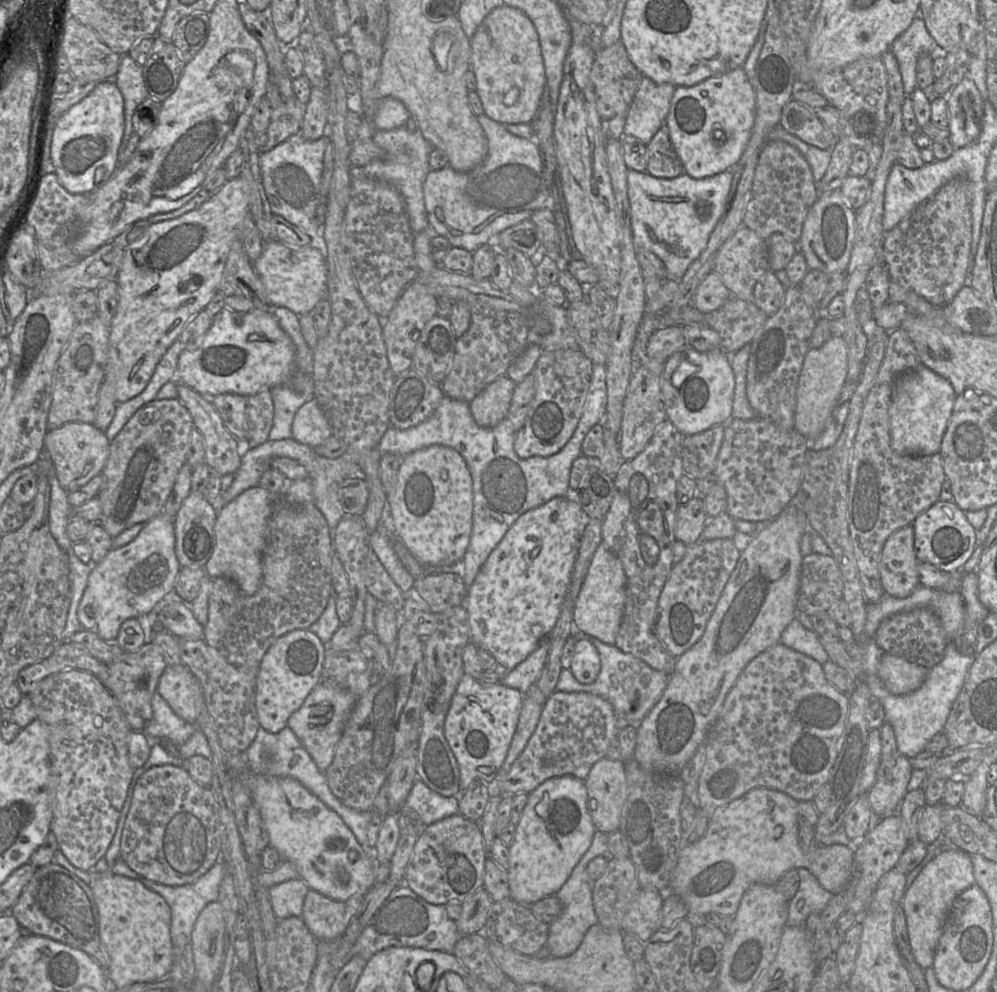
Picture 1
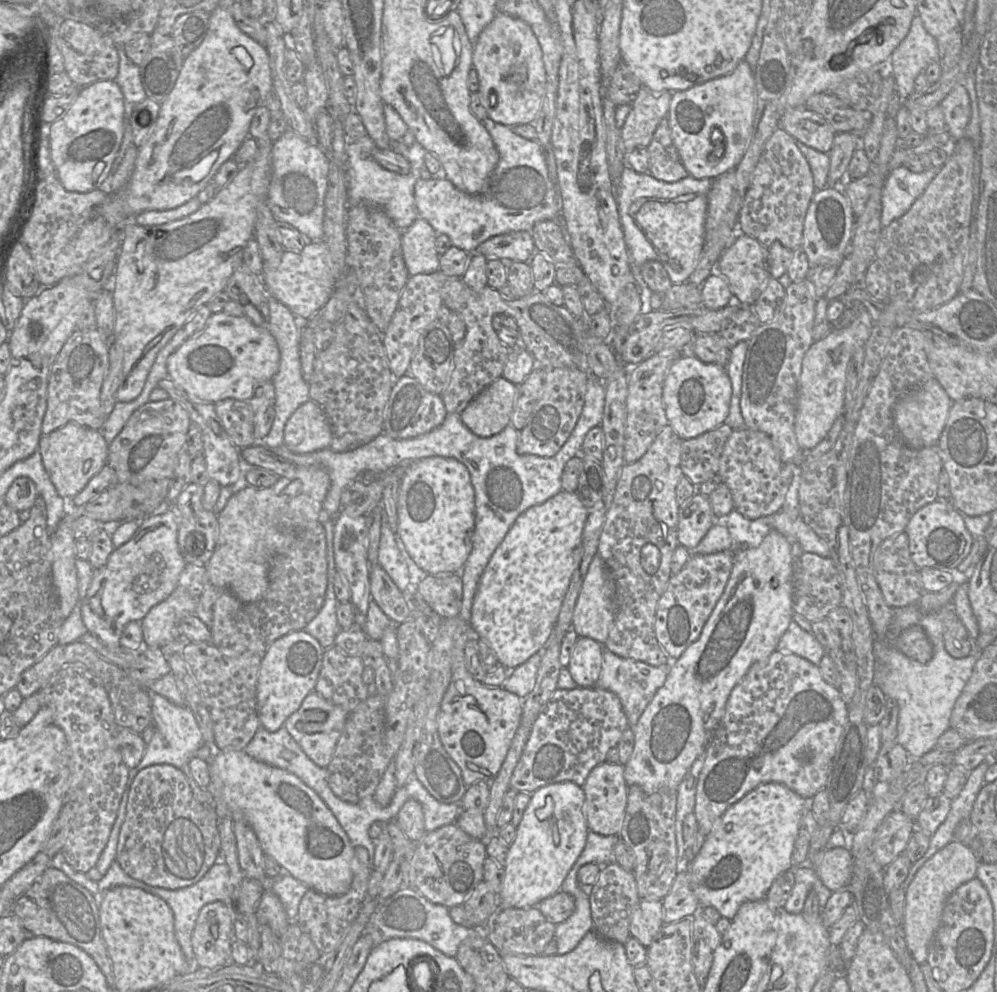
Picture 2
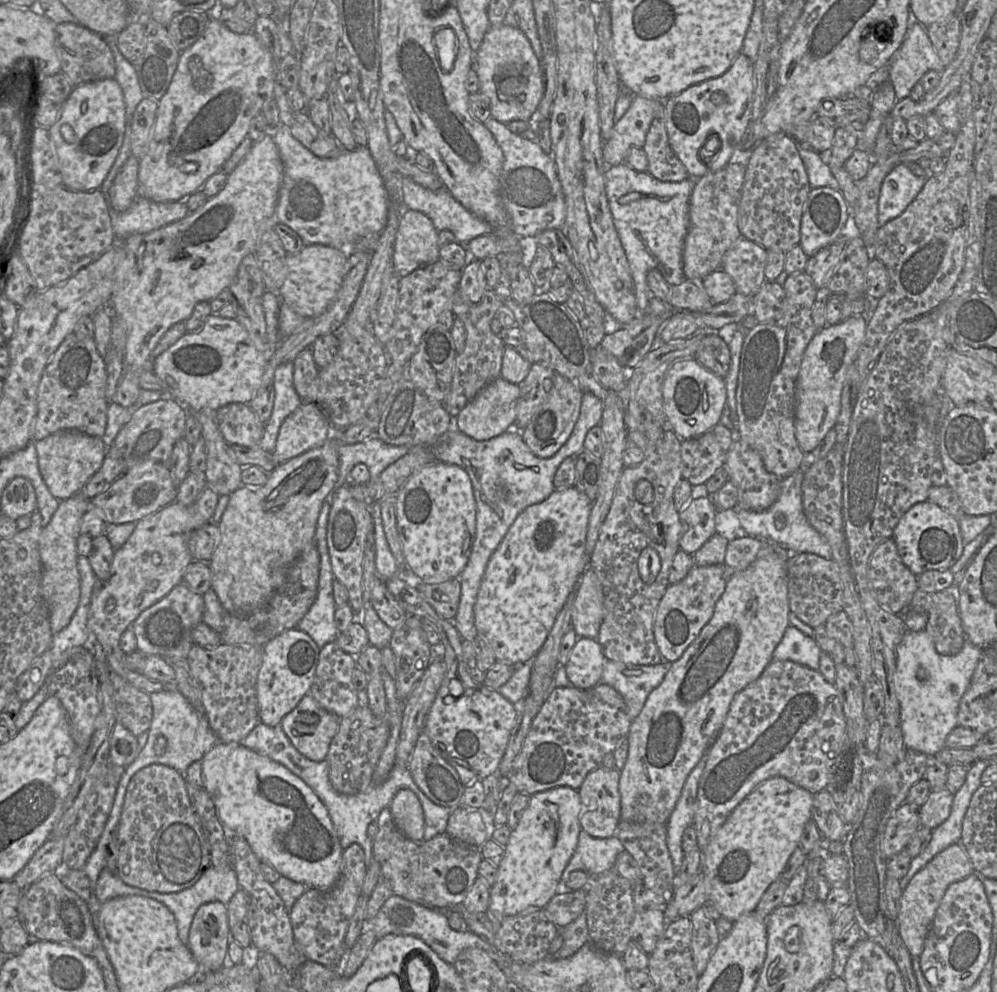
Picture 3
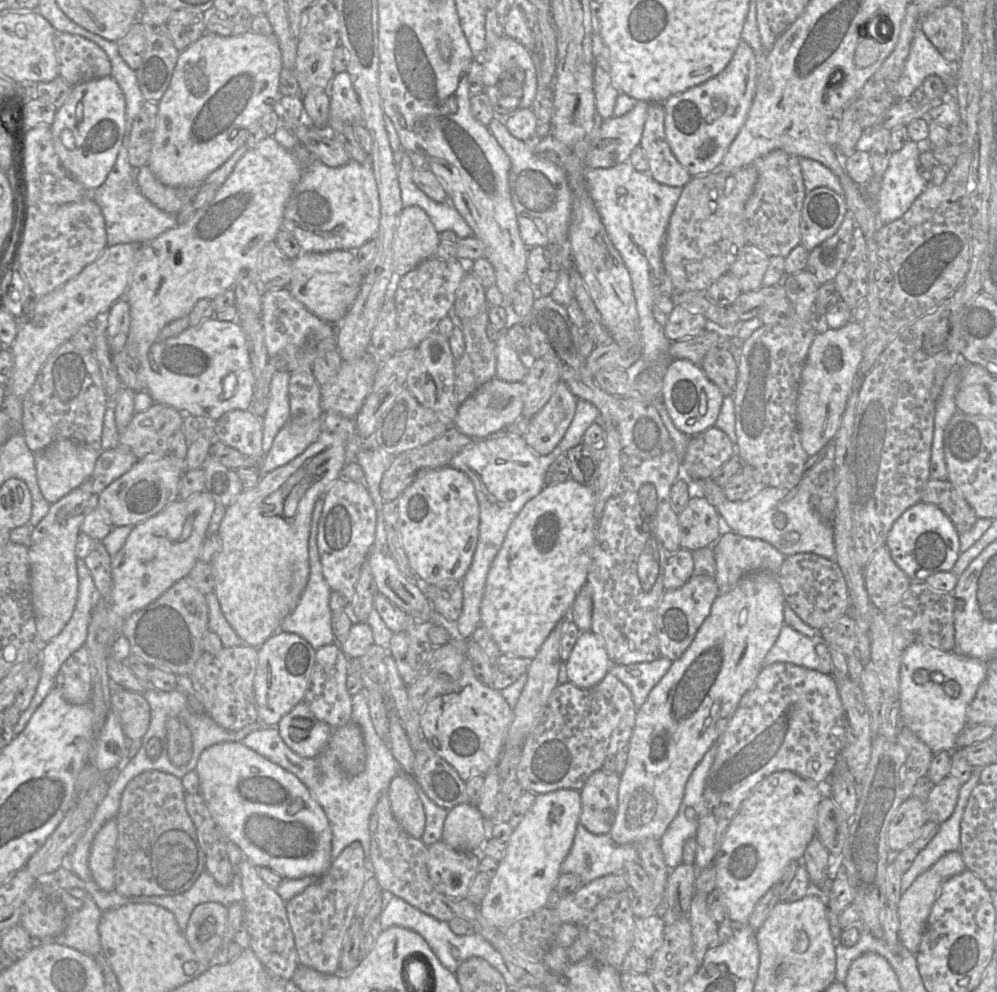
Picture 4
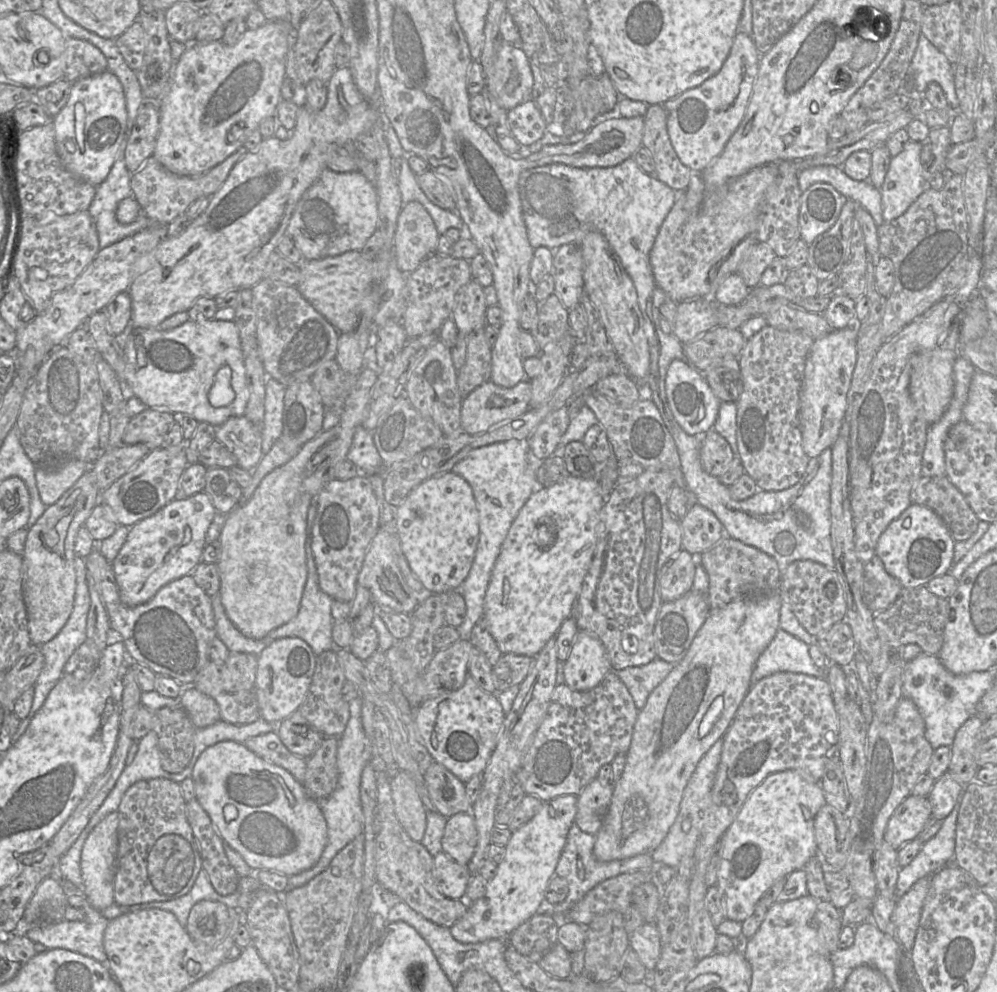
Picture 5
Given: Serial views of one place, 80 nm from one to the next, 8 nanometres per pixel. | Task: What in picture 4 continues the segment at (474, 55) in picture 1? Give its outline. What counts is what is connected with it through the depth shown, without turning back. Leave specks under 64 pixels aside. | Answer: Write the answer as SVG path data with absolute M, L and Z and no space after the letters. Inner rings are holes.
M503 35L494 45L486 46L479 59L483 66L482 92L489 97L495 117L505 119L520 109L532 107L537 92L537 73L528 49Z

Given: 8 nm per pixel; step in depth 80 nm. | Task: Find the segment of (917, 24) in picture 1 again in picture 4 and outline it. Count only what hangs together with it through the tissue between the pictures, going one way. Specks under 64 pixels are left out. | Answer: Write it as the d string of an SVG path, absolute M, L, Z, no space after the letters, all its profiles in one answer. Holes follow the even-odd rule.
M918 27L903 72L895 85L895 95L897 99L909 99L927 77L936 75L946 85L947 96L954 96L957 69L958 63L947 61Z

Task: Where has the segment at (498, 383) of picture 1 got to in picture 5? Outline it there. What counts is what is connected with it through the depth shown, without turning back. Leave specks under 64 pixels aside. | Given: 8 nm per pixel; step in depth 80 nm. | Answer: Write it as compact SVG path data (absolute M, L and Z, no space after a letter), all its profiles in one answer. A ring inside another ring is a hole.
M524 379L511 388L496 385L491 380L484 382L463 398L461 407L461 429L468 434L481 434L493 426L524 414L530 408L532 396L531 379Z

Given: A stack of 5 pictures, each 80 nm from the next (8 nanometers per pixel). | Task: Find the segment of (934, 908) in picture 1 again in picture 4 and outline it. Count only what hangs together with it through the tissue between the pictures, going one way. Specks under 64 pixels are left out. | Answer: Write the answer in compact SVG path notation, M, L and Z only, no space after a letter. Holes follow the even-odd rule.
M959 851L948 852L928 870L919 875L905 892L901 893L899 903L897 904L900 923L898 935L900 943L910 953L916 955L919 950L931 908L940 893L942 884L948 878L960 874L965 870L966 866L961 853Z

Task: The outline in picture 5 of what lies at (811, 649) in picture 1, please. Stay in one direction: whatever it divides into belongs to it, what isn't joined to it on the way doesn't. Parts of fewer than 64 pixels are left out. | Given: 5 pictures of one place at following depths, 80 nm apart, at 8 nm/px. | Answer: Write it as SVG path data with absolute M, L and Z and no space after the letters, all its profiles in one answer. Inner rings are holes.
M779 628L754 666L751 685L778 672L803 673L817 678L827 678L827 670L828 667L820 668L814 664L808 644Z

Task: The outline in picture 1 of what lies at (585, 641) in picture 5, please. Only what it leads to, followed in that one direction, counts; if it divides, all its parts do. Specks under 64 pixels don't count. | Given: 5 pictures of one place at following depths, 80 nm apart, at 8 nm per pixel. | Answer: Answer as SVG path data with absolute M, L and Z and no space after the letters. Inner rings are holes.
M577 638L570 671L581 684L593 683L601 669L596 647L586 638Z

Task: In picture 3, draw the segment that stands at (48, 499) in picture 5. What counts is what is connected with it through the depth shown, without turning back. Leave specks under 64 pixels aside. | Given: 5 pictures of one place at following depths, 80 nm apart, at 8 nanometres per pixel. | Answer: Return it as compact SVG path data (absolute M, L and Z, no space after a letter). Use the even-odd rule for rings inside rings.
M66 429L35 441L35 447L41 476L50 493L58 500L65 500L81 491L101 467L108 448L100 437Z

